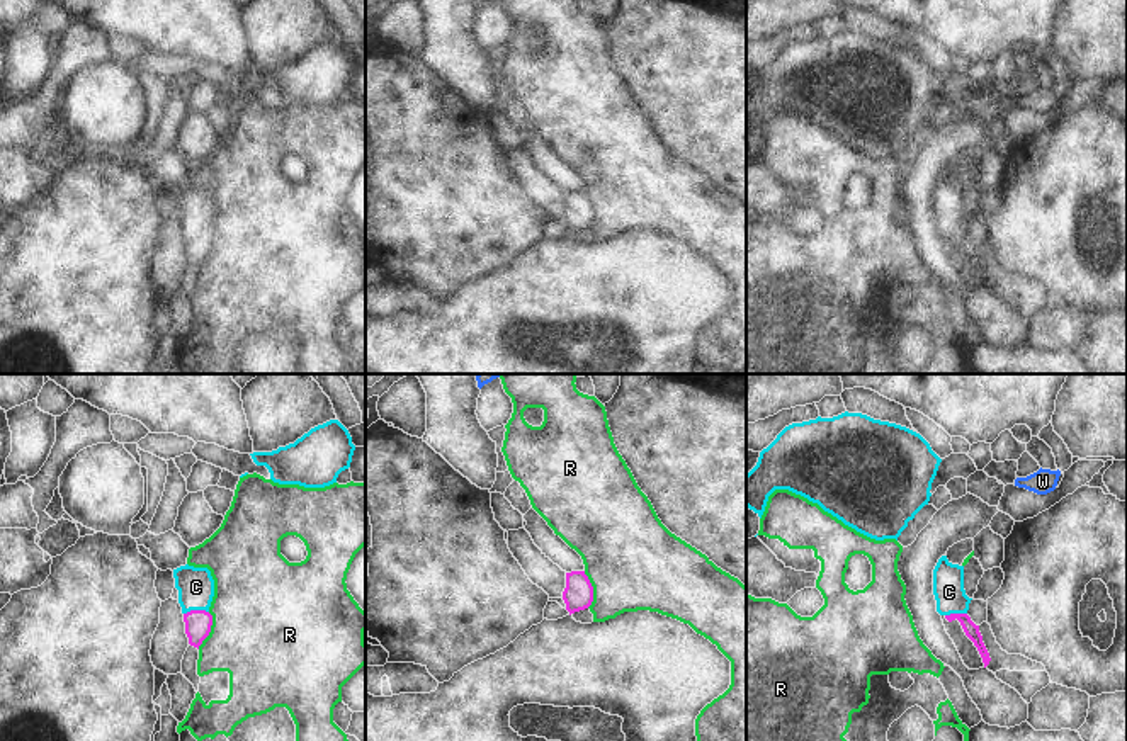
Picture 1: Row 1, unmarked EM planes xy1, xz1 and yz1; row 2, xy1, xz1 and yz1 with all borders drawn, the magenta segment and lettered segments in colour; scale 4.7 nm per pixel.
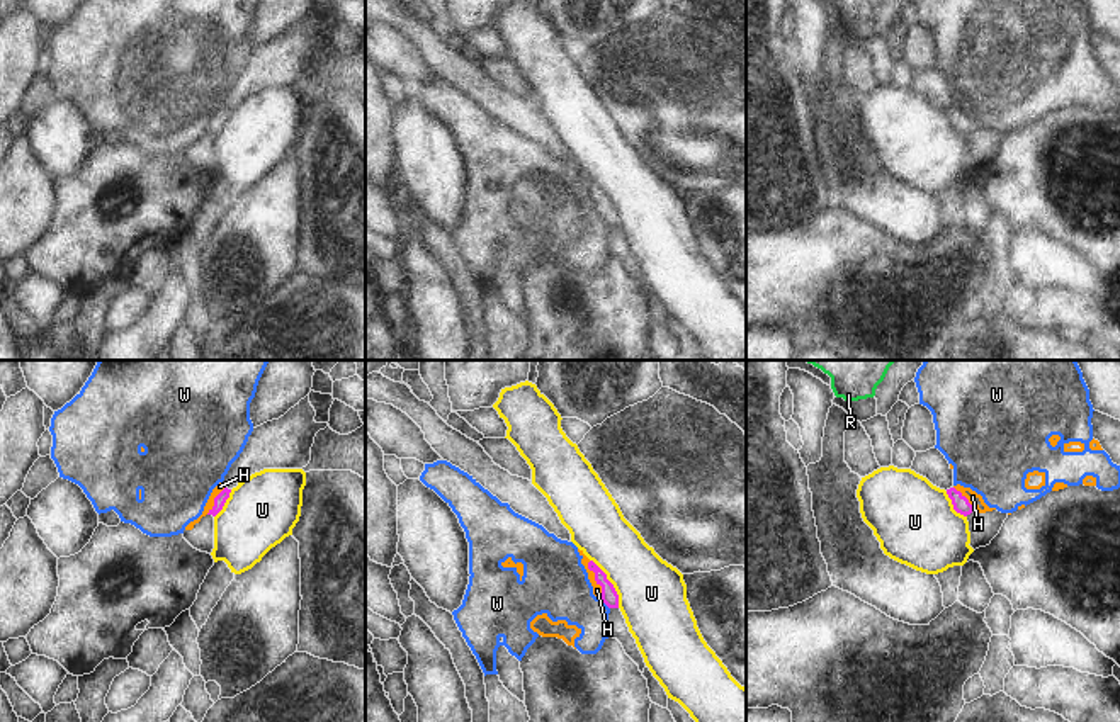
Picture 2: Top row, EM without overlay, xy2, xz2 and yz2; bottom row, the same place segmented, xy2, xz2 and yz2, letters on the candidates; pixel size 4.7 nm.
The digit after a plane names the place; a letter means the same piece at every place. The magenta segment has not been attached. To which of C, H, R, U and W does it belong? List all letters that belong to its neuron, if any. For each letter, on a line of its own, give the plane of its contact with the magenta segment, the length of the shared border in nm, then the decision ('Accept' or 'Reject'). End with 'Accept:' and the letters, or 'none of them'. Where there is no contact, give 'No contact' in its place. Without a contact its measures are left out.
C: Touches magenta in xy1. Shared border 120 nm. Accept
H: Touches magenta in xz2. Shared border 190 nm. Reject
R: Touches magenta in xy1. Shared border 190 nm. Reject
U: Touches magenta in xz2. Shared border 280 nm. Reject
W: Touches magenta in xz2. Shared border 70 nm. Reject
Accept: C

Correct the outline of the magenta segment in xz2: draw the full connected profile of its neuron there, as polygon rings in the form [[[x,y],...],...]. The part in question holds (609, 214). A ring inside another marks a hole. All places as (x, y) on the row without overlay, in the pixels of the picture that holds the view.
[[[593,180],[588,182],[588,189],[595,192],[595,200],[602,206],[602,221],[608,228],[619,228],[619,214],[614,204],[607,199],[607,194]]]

